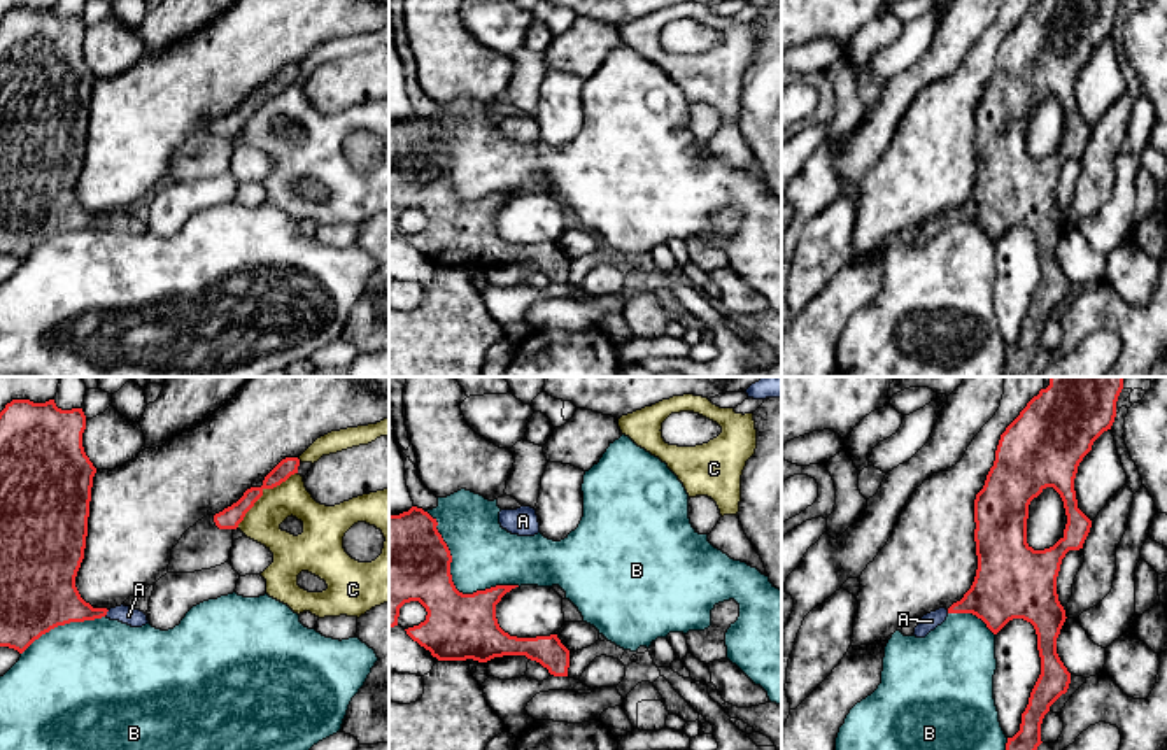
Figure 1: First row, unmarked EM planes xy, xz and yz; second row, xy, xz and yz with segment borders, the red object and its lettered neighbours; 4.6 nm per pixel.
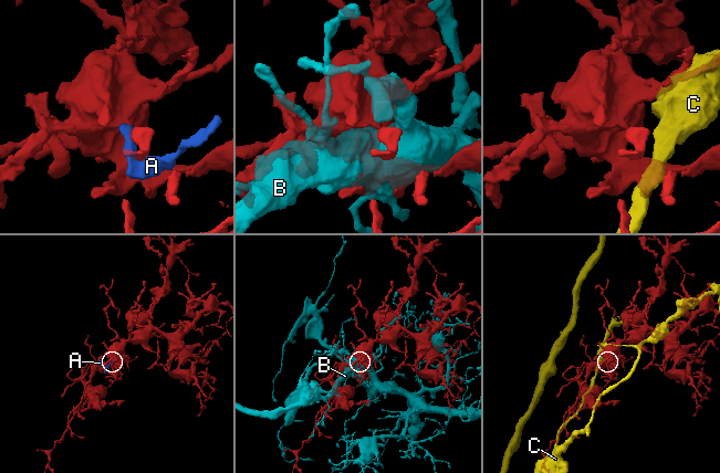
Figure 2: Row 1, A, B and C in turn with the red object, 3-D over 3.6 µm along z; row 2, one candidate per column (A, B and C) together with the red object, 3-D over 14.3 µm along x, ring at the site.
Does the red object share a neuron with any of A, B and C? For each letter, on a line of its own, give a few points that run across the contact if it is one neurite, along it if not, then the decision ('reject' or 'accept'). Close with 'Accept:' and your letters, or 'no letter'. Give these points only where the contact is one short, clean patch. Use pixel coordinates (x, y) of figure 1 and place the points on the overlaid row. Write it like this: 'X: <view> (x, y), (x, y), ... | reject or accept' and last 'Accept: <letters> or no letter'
A: xy (53, 600), (77, 610), (106, 614), (128, 615) | accept
B: reject
C: reject
Accept: A

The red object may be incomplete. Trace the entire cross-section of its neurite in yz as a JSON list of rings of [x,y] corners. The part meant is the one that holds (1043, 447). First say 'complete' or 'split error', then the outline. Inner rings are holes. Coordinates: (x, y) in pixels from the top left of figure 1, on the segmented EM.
complete; [[[1050,377],[1050,386],[1041,389],[1001,435],[994,466],[974,499],[978,570],[971,589],[948,613],[972,613],[994,634],[1009,620],[1023,619],[1036,629],[1041,657],[1041,675],[1022,713],[1020,731],[1008,738],[1006,750],[1037,750],[1043,743],[1043,718],[1071,683],[1071,673],[1057,654],[1057,638],[1067,619],[1058,601],[1057,577],[1065,554],[1083,548],[1090,533],[1092,520],[1078,508],[1074,478],[1093,442],[1111,429],[1121,389],[1123,377]],[[1046,487],[1060,494],[1067,524],[1053,547],[1034,550],[1027,543],[1029,505]]]

